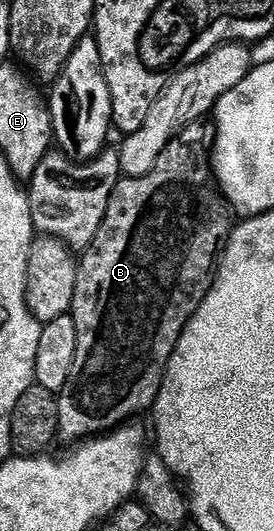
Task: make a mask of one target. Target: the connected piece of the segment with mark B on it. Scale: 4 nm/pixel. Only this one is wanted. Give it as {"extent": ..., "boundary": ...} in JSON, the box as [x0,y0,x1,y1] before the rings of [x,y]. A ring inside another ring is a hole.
{"extent":[58,141,236,441],"boundary":[[[171,141],[150,172],[144,173],[143,176],[119,179],[110,198],[104,221],[100,225],[96,237],[91,241],[89,247],[85,248],[84,254],[81,256],[78,284],[72,308],[72,314],[76,321],[76,337],[78,338],[76,341],[76,361],[72,365],[69,387],[58,395],[58,434],[63,440],[66,438],[74,439],[70,441],[85,441],[107,434],[115,427],[129,424],[133,420],[130,419],[133,415],[138,415],[141,411],[148,410],[149,407],[151,410],[157,404],[158,394],[166,376],[166,366],[169,365],[172,353],[180,341],[182,330],[188,325],[191,317],[198,312],[198,306],[204,302],[206,294],[210,291],[210,285],[214,282],[216,264],[219,262],[224,244],[230,238],[236,215],[230,205],[218,207],[218,203],[225,201],[226,197],[218,185],[218,176],[214,172],[211,156],[209,154],[201,155],[200,152],[194,151],[192,144],[180,142]]]}

